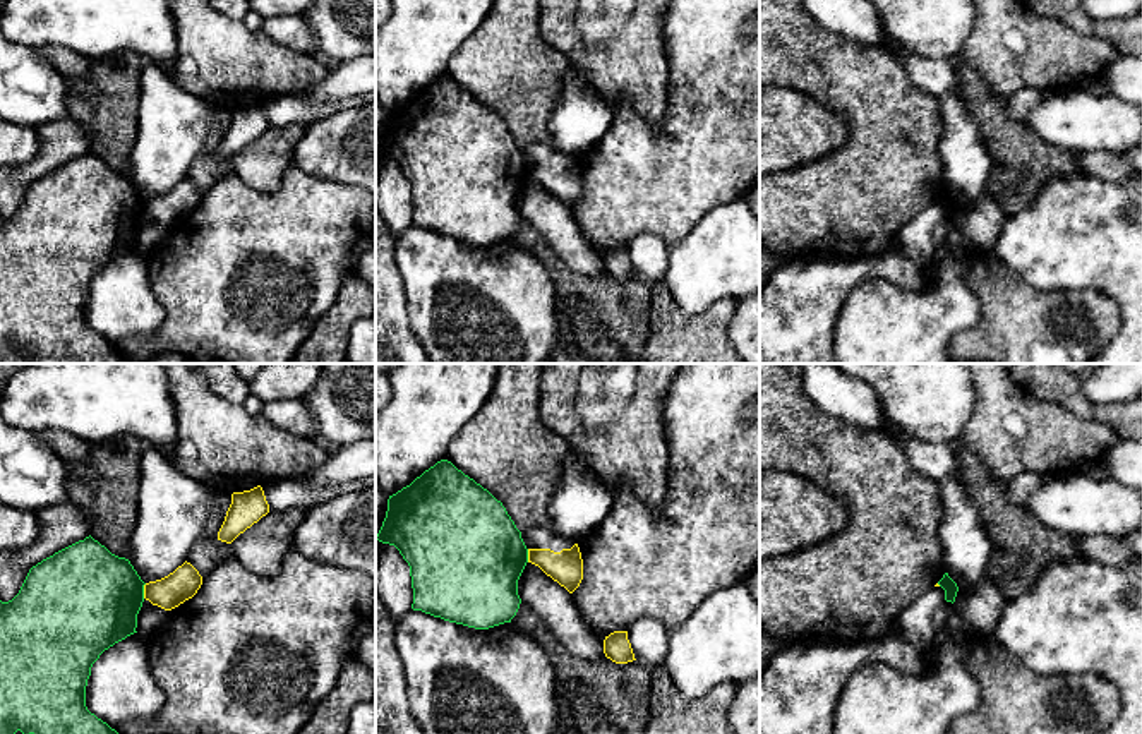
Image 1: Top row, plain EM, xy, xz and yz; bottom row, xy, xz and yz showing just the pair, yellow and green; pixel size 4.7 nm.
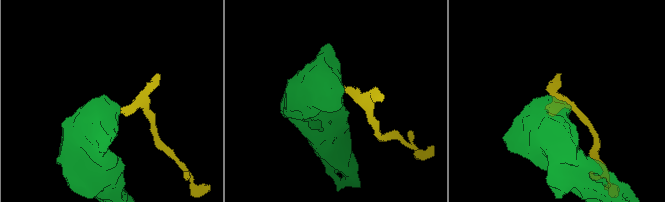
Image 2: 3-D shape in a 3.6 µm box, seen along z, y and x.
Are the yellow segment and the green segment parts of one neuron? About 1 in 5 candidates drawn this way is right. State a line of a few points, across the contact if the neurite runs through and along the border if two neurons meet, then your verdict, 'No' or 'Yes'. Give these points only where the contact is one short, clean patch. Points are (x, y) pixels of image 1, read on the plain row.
Line: xy (146, 199), (143, 213). No

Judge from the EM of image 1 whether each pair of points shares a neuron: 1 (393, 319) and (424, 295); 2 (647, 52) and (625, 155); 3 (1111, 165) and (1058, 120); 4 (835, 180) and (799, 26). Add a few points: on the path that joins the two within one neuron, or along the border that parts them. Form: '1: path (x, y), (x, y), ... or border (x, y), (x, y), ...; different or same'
1: border (396, 270), (403, 287), (407, 321), (422, 345); different
2: border (669, 91), (655, 126), (626, 103), (616, 114); different
3: border (1077, 151), (1113, 151), (1117, 155); different
4: path (858, 143), (858, 96), (825, 64); same

